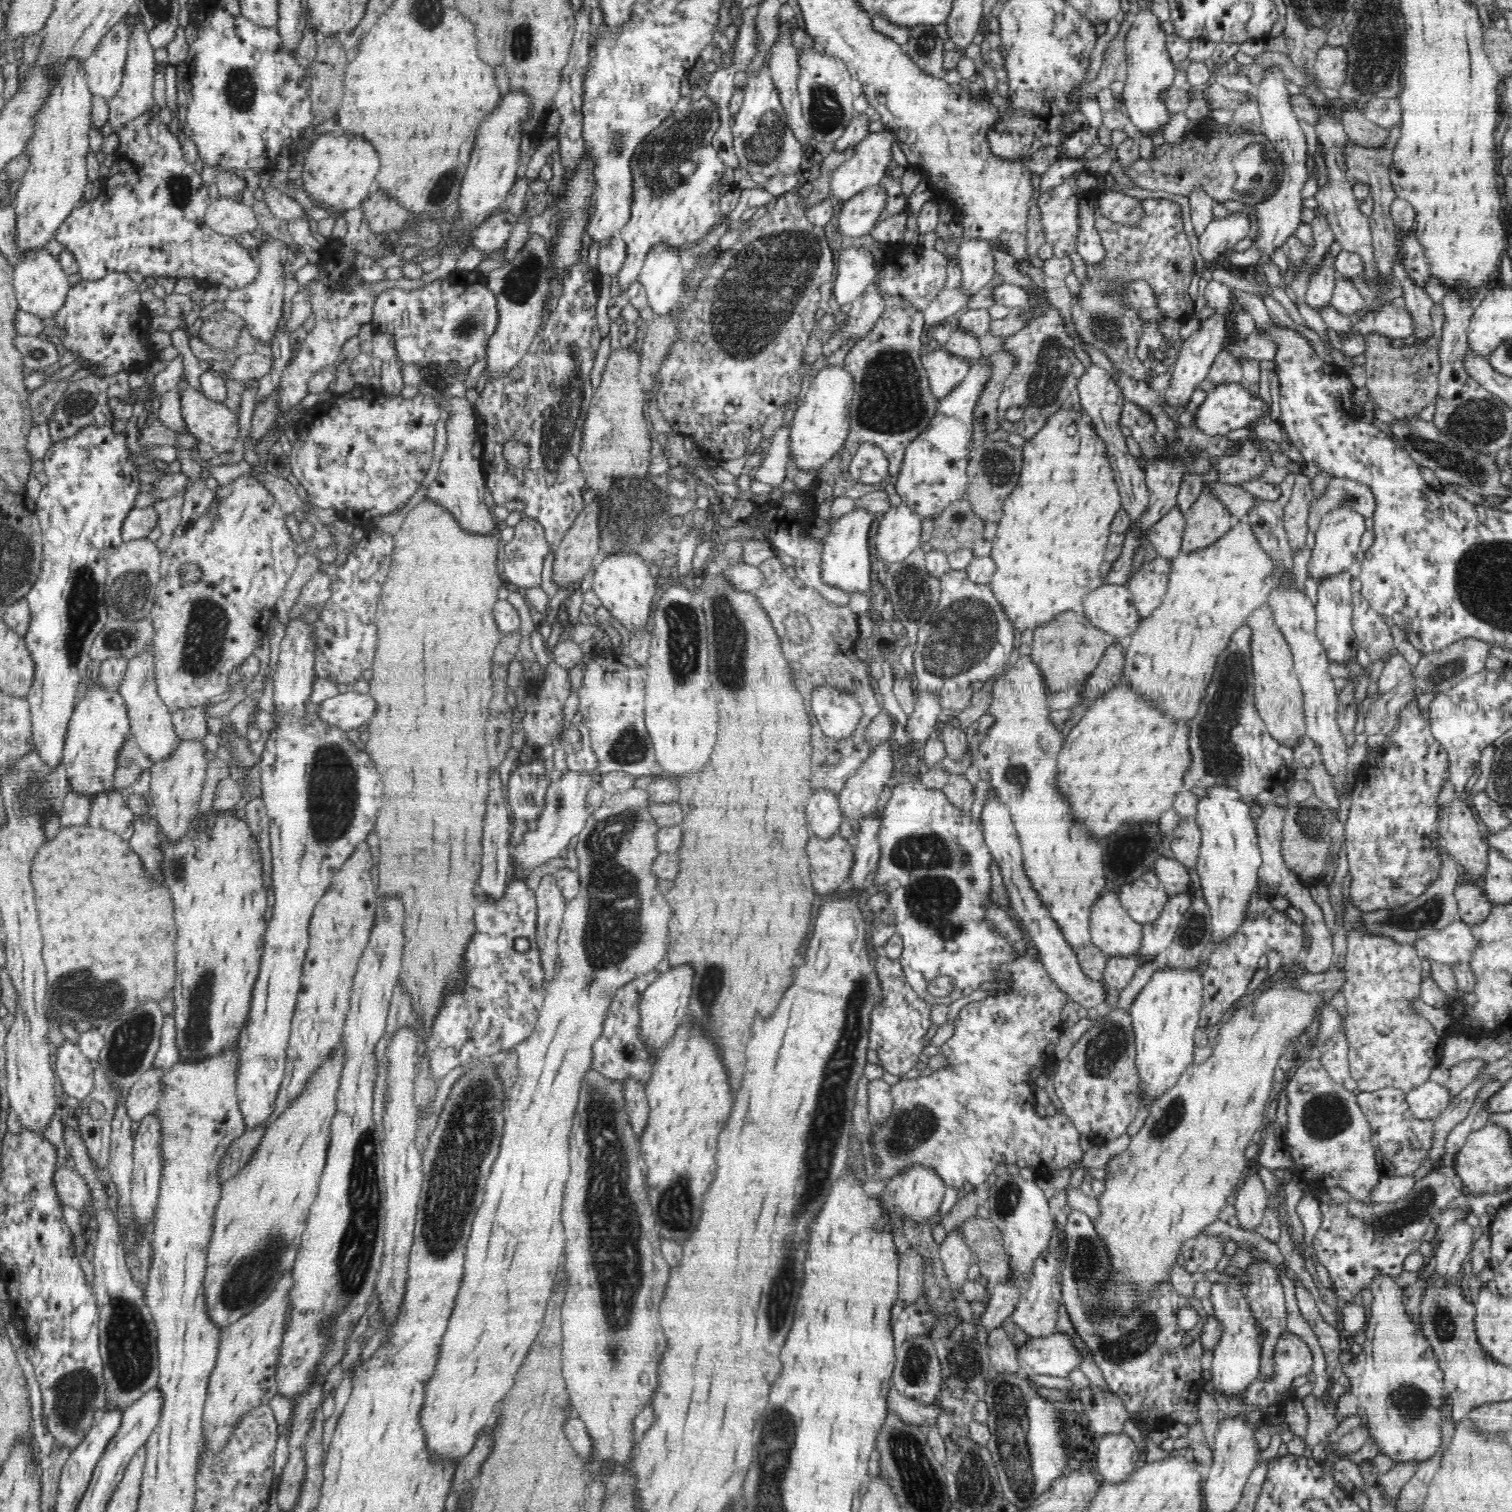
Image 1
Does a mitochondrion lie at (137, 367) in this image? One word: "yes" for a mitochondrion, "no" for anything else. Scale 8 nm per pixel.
no

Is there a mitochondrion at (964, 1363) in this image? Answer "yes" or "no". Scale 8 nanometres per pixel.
yes

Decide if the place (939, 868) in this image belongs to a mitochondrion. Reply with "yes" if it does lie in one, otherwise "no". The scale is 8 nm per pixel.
yes

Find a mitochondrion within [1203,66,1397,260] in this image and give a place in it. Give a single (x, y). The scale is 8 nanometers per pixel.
(1255, 179)

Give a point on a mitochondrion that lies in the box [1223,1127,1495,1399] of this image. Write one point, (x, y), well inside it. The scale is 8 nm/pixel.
(1383, 1226)

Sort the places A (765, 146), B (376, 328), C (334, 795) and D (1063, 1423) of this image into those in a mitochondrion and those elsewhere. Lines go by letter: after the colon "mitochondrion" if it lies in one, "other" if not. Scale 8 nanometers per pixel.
A: mitochondrion
B: other
C: mitochondrion
D: other

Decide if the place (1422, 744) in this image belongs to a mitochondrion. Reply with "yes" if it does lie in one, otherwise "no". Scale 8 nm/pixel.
no

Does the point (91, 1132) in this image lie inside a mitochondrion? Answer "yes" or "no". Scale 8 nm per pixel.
no

